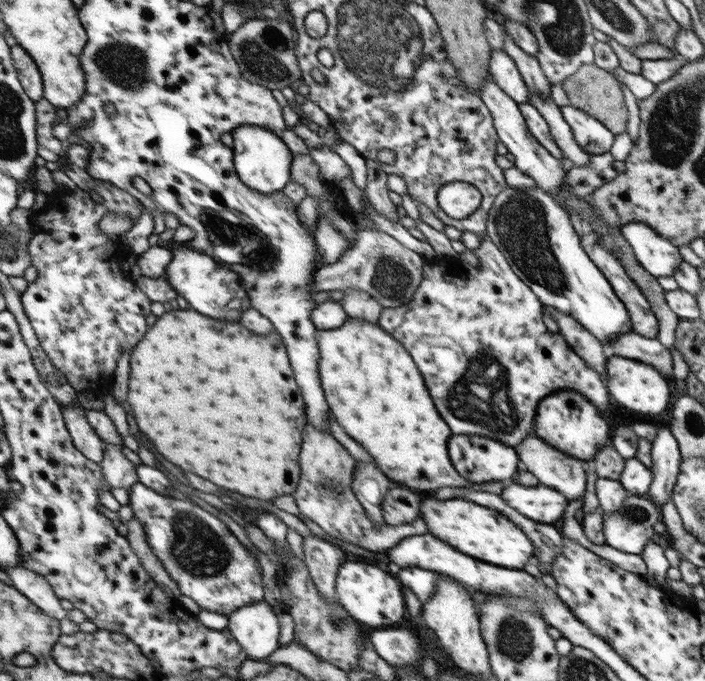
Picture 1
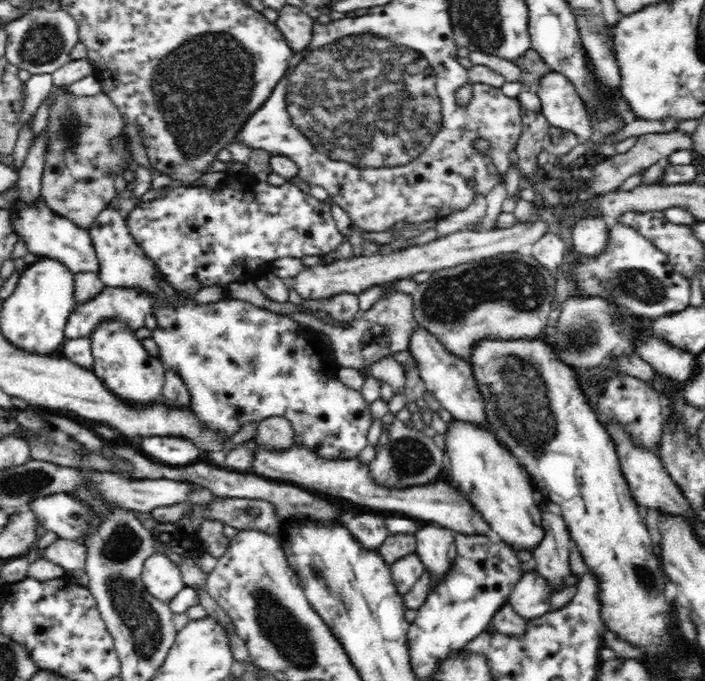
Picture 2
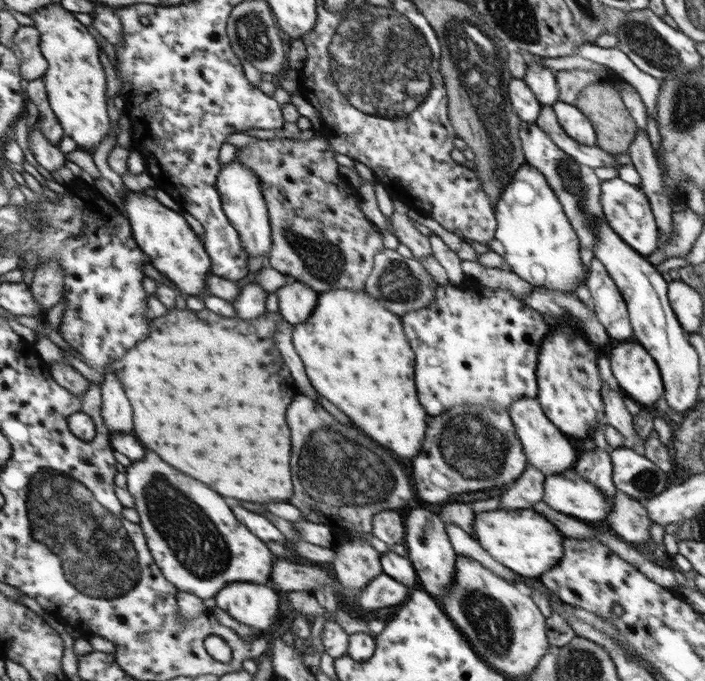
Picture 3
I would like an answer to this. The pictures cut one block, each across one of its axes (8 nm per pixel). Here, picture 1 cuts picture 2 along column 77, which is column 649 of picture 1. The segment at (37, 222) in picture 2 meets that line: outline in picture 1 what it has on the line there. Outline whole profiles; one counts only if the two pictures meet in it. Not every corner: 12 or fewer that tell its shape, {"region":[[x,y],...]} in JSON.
{"region":[[644,221],[621,226],[636,261],[651,276],[670,277],[680,248]]}

